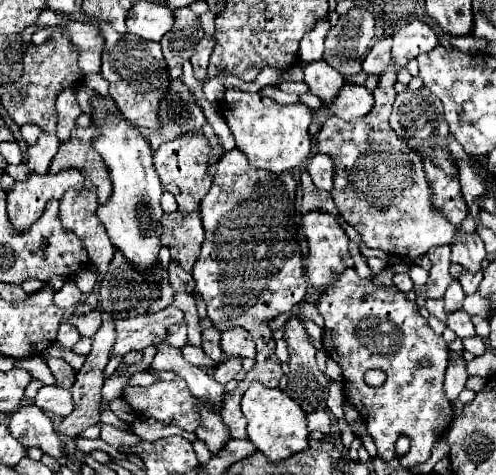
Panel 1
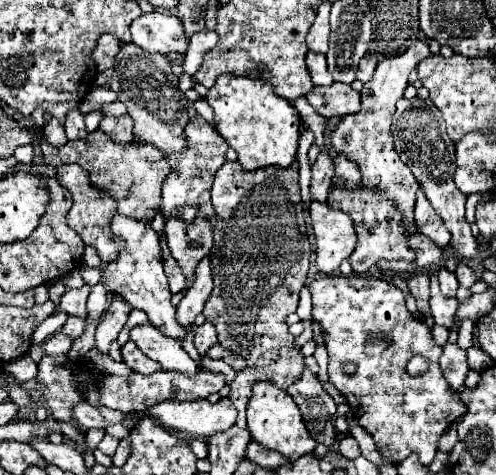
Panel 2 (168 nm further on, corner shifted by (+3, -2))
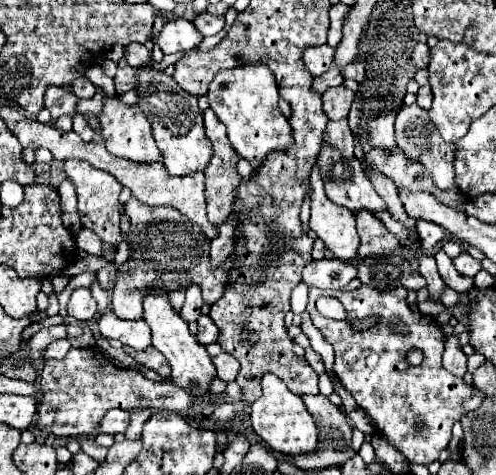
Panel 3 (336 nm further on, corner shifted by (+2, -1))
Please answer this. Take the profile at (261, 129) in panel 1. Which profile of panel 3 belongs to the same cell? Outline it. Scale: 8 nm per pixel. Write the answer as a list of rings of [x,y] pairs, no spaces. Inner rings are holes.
[[[251,63],[235,69],[219,71],[209,83],[207,91],[209,107],[215,111],[219,121],[227,127],[229,141],[239,157],[247,159],[255,169],[263,165],[265,157],[273,151],[283,151],[291,145],[289,121],[277,107],[279,89],[275,75],[263,63]]]

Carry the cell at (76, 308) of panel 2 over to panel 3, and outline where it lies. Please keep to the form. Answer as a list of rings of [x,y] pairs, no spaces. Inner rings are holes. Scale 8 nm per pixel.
[[[81,287],[71,293],[67,311],[79,321],[91,321],[97,313],[97,301],[91,297],[91,291],[87,287]]]

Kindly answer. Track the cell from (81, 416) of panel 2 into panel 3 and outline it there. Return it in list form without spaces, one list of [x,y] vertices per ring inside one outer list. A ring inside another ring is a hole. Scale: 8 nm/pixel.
[[[119,409],[107,411],[105,419],[99,425],[99,431],[103,431],[103,433],[123,433],[127,429],[129,421],[131,421],[129,411],[119,411]]]

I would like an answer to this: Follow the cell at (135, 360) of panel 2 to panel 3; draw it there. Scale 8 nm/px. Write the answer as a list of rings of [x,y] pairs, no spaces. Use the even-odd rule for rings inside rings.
[[[123,347],[125,353],[129,353],[131,357],[135,357],[141,365],[145,365],[147,369],[153,369],[157,373],[161,373],[163,377],[171,375],[171,367],[167,363],[167,359],[163,355],[159,355],[159,351],[155,347],[147,347],[145,351],[135,351],[131,347]]]

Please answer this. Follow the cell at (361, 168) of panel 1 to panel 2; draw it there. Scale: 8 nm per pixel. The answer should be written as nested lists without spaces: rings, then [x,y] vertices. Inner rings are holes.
[[[414,40],[414,44],[402,52],[384,56],[372,80],[368,80],[362,88],[362,110],[352,116],[344,116],[330,132],[332,148],[352,160],[362,172],[360,188],[354,190],[332,190],[326,204],[330,208],[346,212],[356,228],[358,244],[350,256],[354,274],[366,274],[378,260],[416,260],[416,252],[408,246],[408,238],[418,234],[418,226],[414,222],[414,204],[418,180],[410,172],[410,168],[400,160],[392,142],[392,116],[396,110],[396,102],[408,86],[408,74],[416,68],[416,64],[430,56],[430,48],[426,40]]]

